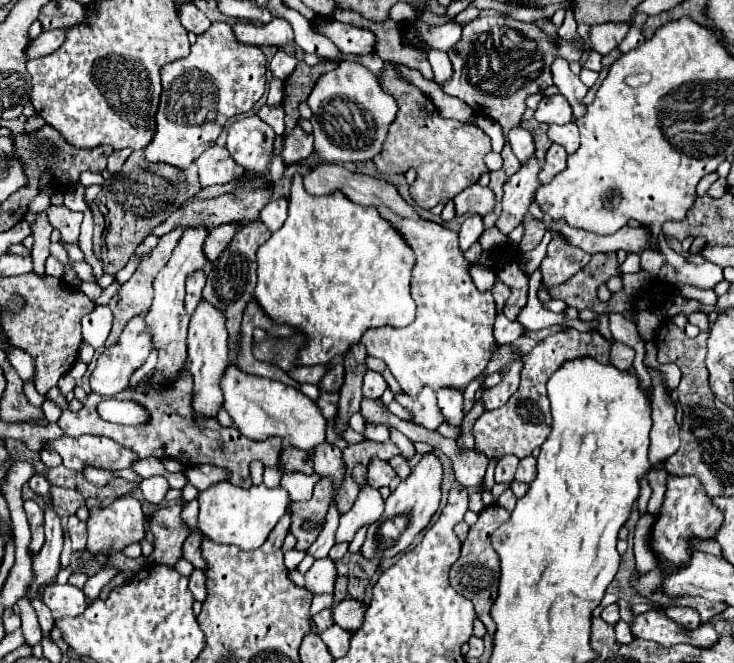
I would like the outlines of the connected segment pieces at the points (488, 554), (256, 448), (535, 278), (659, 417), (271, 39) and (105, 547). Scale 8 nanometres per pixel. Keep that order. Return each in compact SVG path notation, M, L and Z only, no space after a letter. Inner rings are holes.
M490 505L490 507L484 507L478 515L478 521L470 527L468 531L468 537L464 539L462 543L462 553L460 553L460 559L452 565L450 569L450 585L462 593L464 597L468 597L472 603L474 603L474 609L476 609L476 615L478 619L486 625L488 633L492 635L496 625L494 621L490 619L490 605L496 597L496 589L498 589L498 577L500 577L500 563L498 563L498 555L490 543L490 533L494 529L498 529L506 519L510 517L510 513L500 507L500 505Z
M182 371L178 375L178 381L174 381L174 389L170 389L170 393L154 393L152 389L146 389L146 385L138 385L136 389L128 389L116 395L116 399L124 399L124 401L134 401L146 407L150 421L144 425L134 425L134 427L126 427L126 425L116 425L116 423L108 423L104 419L98 417L96 407L102 401L100 395L90 393L88 401L82 405L82 409L78 413L68 409L68 401L65 396L60 393L58 387L52 387L46 395L48 399L52 399L58 407L62 407L62 417L58 421L58 425L64 429L66 435L72 437L80 437L80 435L102 435L102 437L110 437L114 441L118 441L120 445L128 447L130 451L134 451L138 457L156 457L156 459L178 459L184 465L198 465L198 463L210 463L216 467L226 467L230 471L230 483L248 489L252 485L250 479L250 463L254 459L262 461L266 467L276 467L278 465L278 457L282 451L282 439L280 437L270 437L266 441L250 441L246 437L242 437L242 433L238 433L238 429L224 429L218 421L192 421L190 417L190 375L188 371Z
M536 269L529 276L528 301L518 315L518 322L529 331L537 331L549 328L553 325L561 325L565 328L574 327L578 331L596 331L598 329L598 321L580 321L580 319L569 319L565 313L554 313L543 307L540 302L537 291L541 285L540 269Z
M650 369L652 381L654 381L654 393L652 393L652 431L650 431L650 451L648 461L652 465L658 465L666 461L670 455L676 453L680 439L678 439L678 425L674 421L676 409L662 387L660 375Z
M274 17L272 23L268 25L254 25L248 21L238 21L236 25L232 25L234 37L238 43L242 45L284 45L284 43L292 43L294 41L294 33L292 27L284 21Z
M124 495L124 497L118 497L106 509L98 507L98 499L88 499L86 505L88 505L90 513L92 513L90 519L88 519L88 543L86 543L88 553L92 553L92 555L118 553L124 547L144 539L144 515L142 515L138 499L134 499L130 495Z

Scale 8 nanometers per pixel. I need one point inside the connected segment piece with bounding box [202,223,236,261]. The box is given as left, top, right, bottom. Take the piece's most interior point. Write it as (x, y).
(218, 238)

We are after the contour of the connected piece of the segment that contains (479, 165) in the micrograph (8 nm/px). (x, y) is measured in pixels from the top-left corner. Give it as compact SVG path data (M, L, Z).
M386 65L380 83L382 89L396 99L400 111L390 125L382 153L374 157L374 165L384 175L406 173L414 167L418 175L410 185L410 193L418 207L432 209L436 203L448 203L488 171L484 155L490 151L490 137L482 129L440 117L434 103L418 87L404 83L392 65Z

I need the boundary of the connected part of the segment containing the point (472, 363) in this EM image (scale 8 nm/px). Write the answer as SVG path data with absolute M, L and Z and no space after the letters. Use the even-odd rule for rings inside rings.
M318 165L314 167L308 175L304 175L304 189L312 195L330 195L340 191L342 195L346 195L350 201L358 203L358 205L368 205L374 207L402 237L404 241L410 245L410 249L416 255L416 263L412 269L412 299L416 301L418 313L416 319L402 329L368 329L362 337L362 343L366 347L366 353L370 357L378 357L382 359L388 369L392 371L394 379L400 383L402 391L408 395L416 395L424 385L428 385L430 389L438 391L442 387L456 387L456 389L466 389L466 385L476 379L478 375L482 375L482 371L486 369L492 353L494 353L494 317L496 317L496 303L492 299L492 293L480 293L468 273L468 261L464 259L464 255L458 249L458 235L438 223L432 221L424 221L412 205L408 205L396 191L394 185L390 185L384 179L376 179L370 175L360 175L360 173L352 173L348 169L344 169L342 165Z

